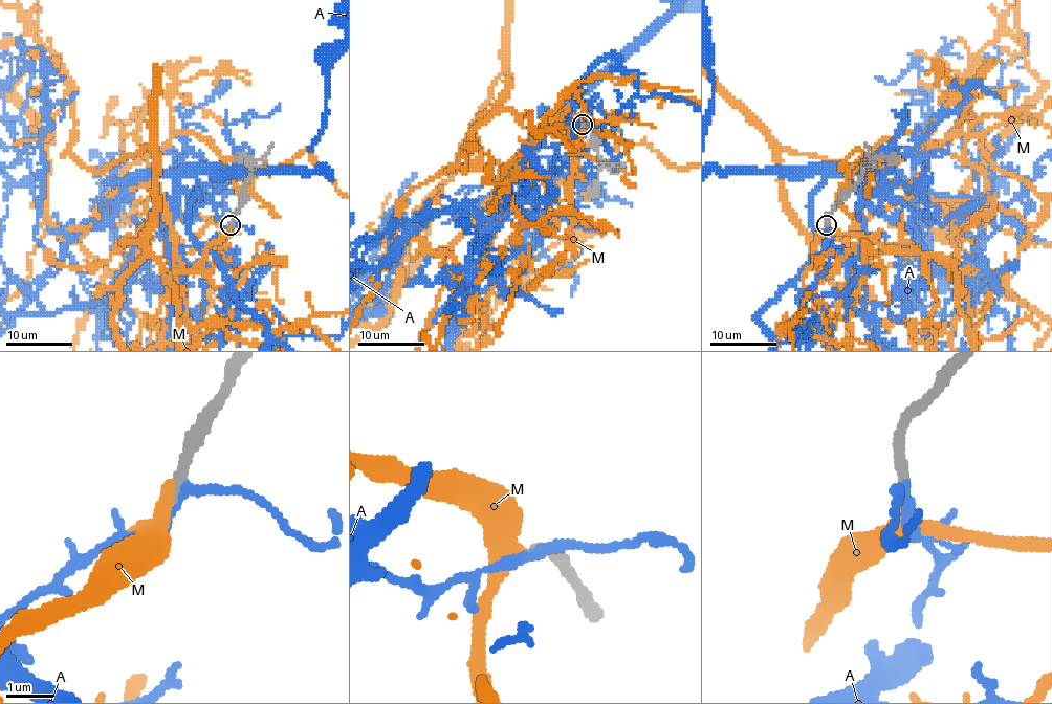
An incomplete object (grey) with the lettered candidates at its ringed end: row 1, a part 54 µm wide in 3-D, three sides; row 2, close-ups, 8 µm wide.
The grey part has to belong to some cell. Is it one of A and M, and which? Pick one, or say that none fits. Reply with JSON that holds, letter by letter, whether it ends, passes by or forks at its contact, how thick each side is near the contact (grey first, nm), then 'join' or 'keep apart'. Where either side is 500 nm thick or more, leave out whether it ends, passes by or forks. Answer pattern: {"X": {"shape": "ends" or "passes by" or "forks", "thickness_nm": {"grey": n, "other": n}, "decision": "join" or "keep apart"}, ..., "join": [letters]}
{"A": {"shape": "passes by", "thickness_nm": {"grey": 240, "other": 200}, "decision": "keep apart"}, "M": {"shape": "ends", "thickness_nm": {"grey": 240, "other": 300}, "decision": "join"}, "join": ["M"]}

